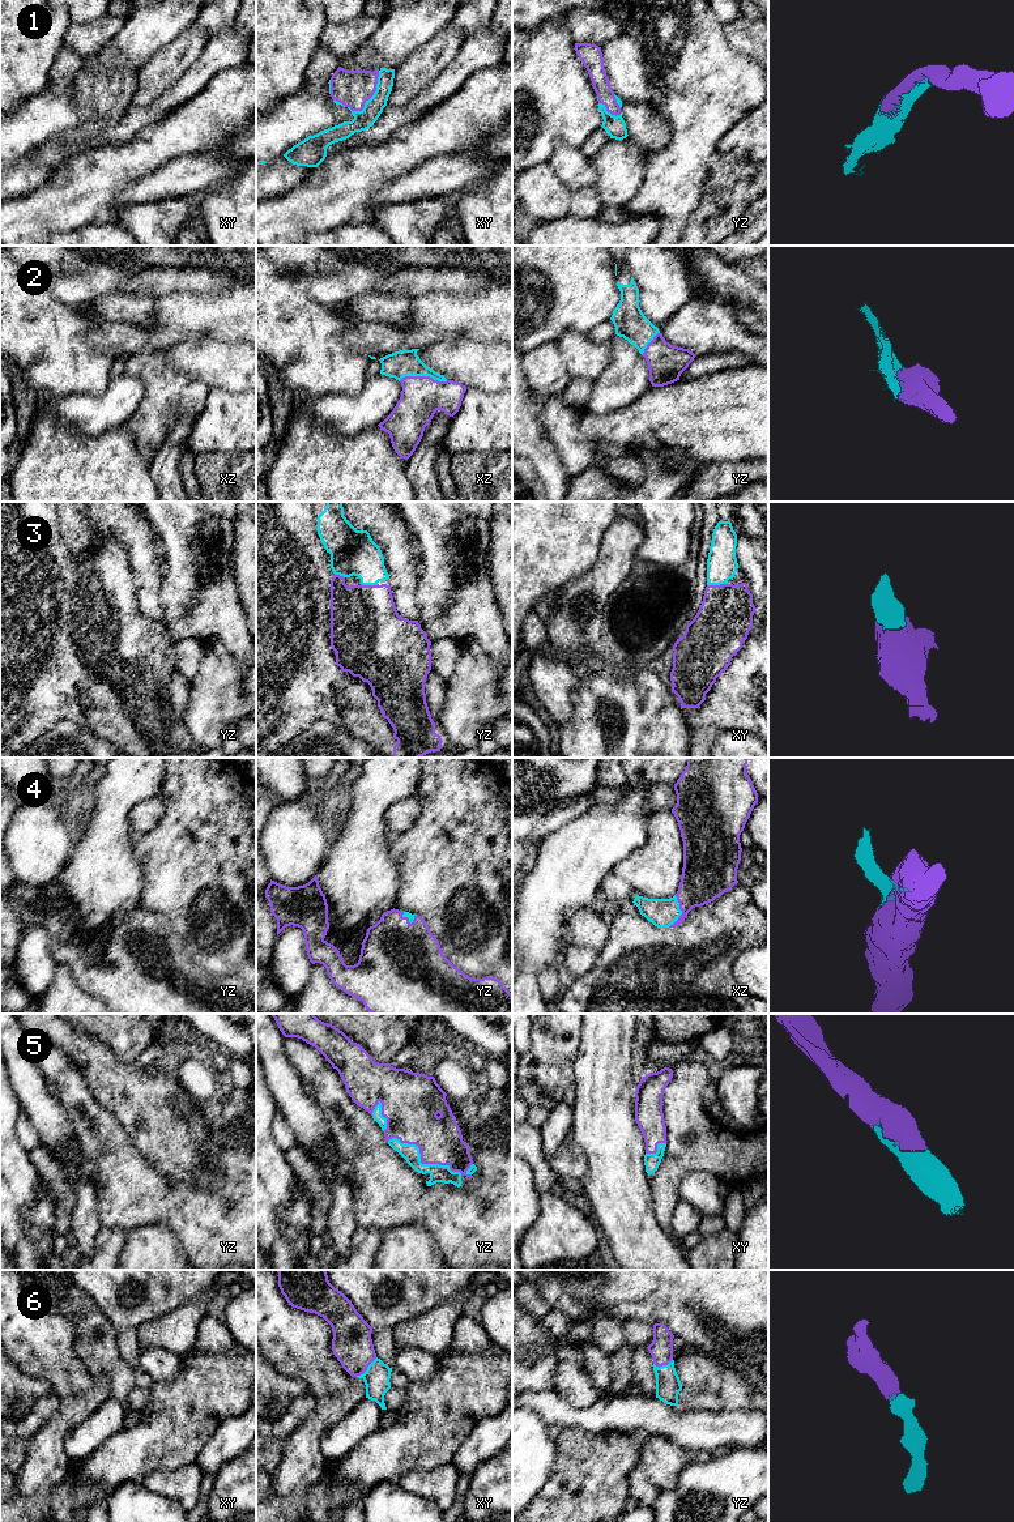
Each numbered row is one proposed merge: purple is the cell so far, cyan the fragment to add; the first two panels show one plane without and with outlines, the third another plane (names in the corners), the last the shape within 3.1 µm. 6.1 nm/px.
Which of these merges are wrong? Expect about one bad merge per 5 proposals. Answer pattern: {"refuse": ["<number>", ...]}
{"refuse": []}

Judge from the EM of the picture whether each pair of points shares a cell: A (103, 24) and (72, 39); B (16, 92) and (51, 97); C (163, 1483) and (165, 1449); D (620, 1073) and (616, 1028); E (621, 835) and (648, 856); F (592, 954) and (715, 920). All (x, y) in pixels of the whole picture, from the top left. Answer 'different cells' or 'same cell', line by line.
A: same cell
B: different cells
C: different cells
D: same cell
E: different cells
F: different cells

